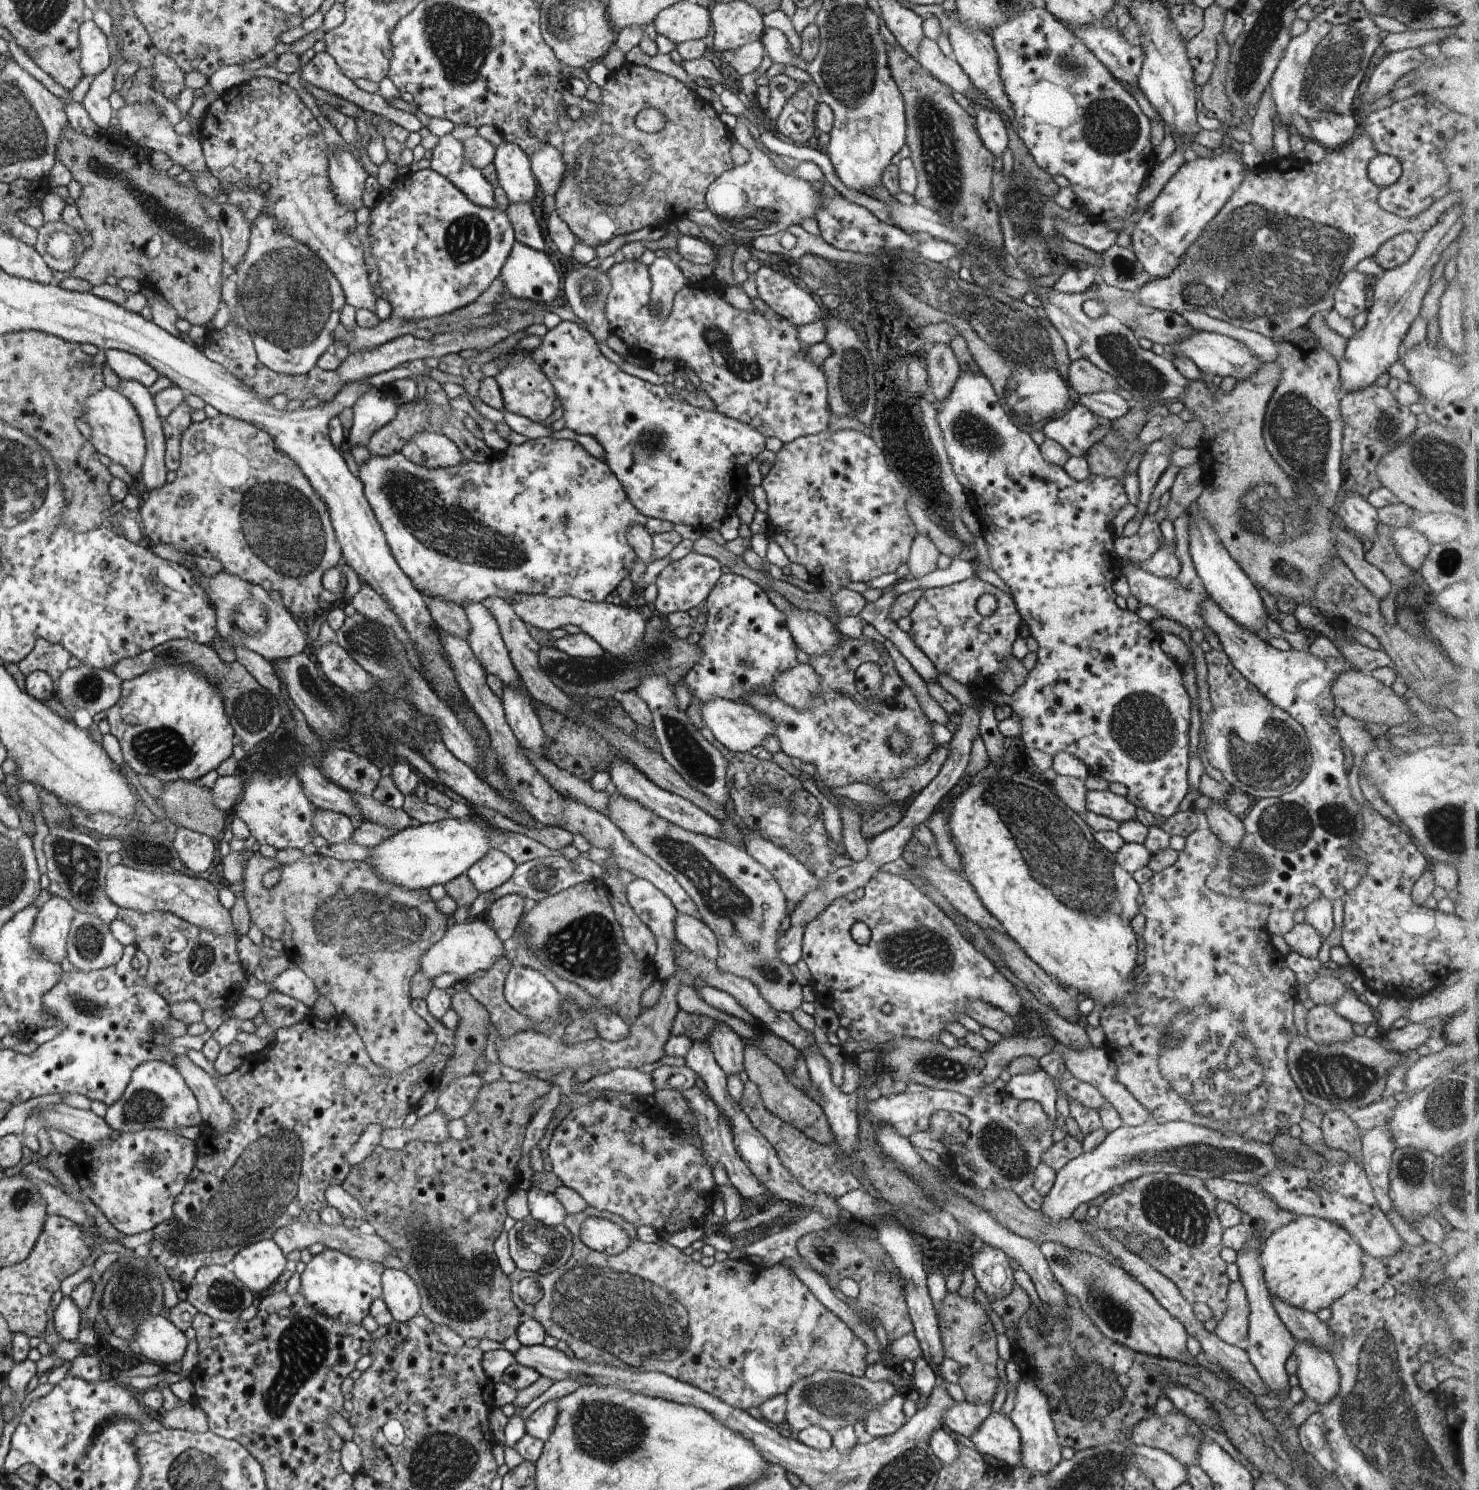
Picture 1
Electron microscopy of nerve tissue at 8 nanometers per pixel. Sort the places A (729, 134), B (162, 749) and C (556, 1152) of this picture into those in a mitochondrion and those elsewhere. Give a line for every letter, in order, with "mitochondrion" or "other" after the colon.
A: other
B: mitochondrion
C: other

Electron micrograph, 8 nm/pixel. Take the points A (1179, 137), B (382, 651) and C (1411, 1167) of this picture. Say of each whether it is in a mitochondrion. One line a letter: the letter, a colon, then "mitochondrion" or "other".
A: other
B: mitochondrion
C: mitochondrion

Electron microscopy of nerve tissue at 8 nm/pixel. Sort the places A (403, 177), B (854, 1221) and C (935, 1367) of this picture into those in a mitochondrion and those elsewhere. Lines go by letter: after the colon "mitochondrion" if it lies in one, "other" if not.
A: other
B: other
C: other

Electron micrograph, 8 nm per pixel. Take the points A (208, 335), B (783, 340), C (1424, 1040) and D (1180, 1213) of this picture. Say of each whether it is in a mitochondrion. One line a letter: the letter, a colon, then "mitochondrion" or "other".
A: other
B: other
C: other
D: mitochondrion

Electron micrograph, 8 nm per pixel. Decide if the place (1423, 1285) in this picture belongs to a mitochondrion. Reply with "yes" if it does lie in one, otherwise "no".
no

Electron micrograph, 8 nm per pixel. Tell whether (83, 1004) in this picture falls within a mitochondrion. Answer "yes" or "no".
yes

